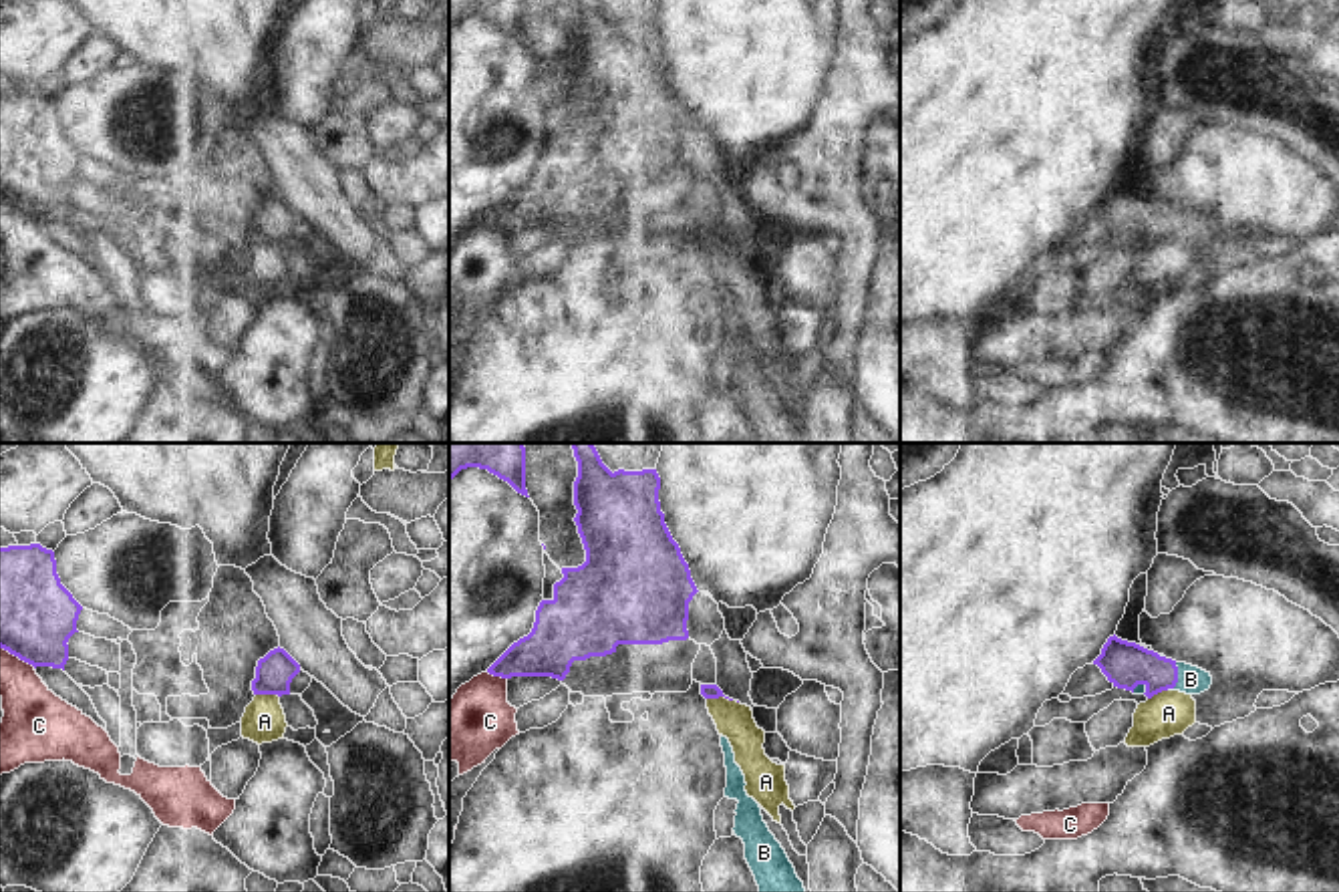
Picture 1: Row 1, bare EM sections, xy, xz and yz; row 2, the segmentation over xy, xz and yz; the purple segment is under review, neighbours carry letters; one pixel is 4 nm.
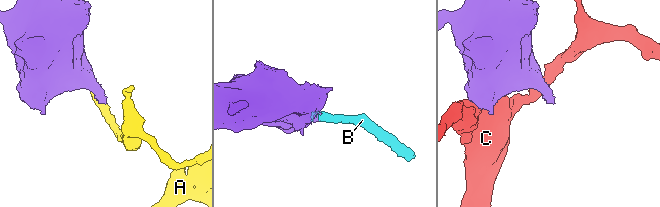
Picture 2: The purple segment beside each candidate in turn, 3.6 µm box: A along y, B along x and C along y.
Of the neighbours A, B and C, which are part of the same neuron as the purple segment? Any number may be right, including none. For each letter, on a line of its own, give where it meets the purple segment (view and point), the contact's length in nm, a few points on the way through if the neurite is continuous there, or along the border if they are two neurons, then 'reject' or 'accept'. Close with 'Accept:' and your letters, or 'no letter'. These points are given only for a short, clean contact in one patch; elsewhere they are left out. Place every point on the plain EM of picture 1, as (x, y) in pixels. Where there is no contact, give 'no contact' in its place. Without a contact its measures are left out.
A: meets purple in xz at (719, 244); contact 110 nm long; border along xz (707, 246), (727, 246), (731, 250); reject
B: meets purple in yz at (1176, 228); contact 120 nm long; runs through yz (1126, 214), (1176, 228), (1191, 228); accept
C: meets purple in xz at (498, 224); contact 90 nm long; reject
Accept: B

